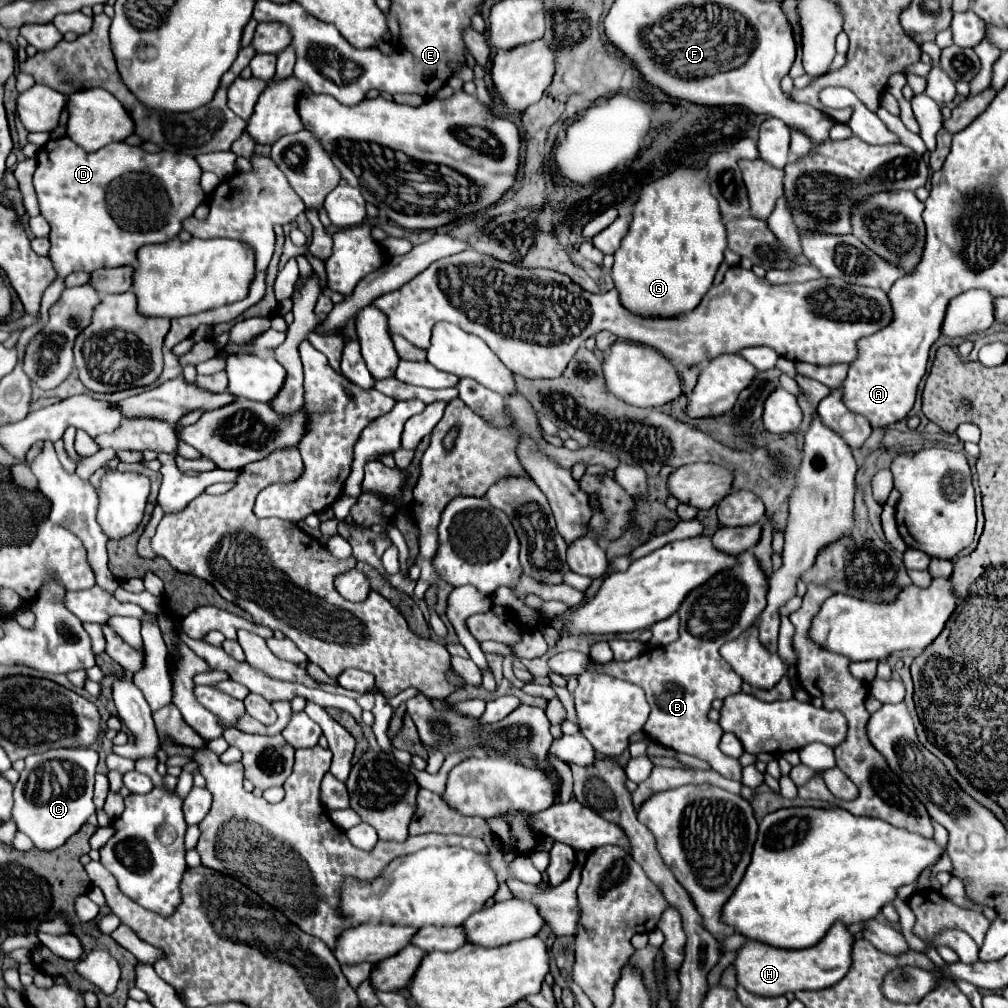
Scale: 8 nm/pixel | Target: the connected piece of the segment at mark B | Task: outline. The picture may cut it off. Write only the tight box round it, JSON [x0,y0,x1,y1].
[596,551,766,781]

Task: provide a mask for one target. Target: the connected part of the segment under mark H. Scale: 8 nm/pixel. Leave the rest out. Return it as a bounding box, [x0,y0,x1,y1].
[734,923,854,997]

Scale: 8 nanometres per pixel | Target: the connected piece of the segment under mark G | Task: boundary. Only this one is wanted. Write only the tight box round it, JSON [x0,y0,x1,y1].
[612,167,726,317]

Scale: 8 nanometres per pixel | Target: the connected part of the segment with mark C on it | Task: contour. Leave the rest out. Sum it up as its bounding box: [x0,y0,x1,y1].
[12,749,98,851]

